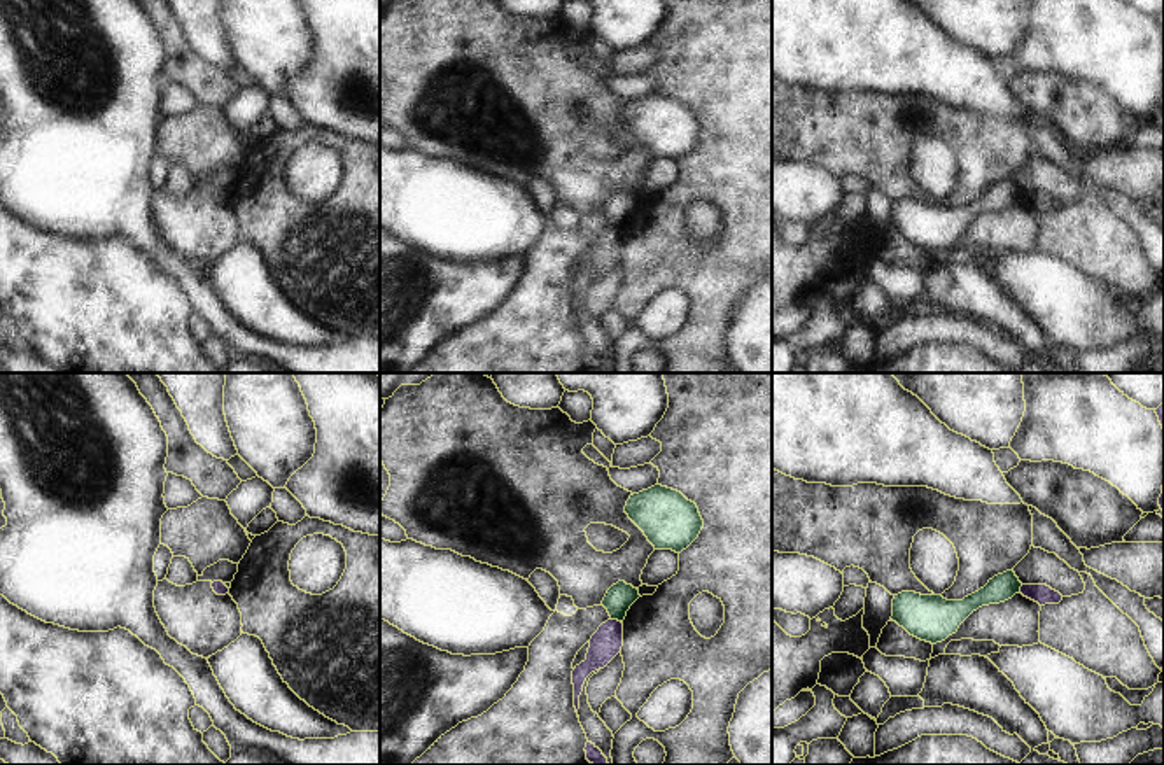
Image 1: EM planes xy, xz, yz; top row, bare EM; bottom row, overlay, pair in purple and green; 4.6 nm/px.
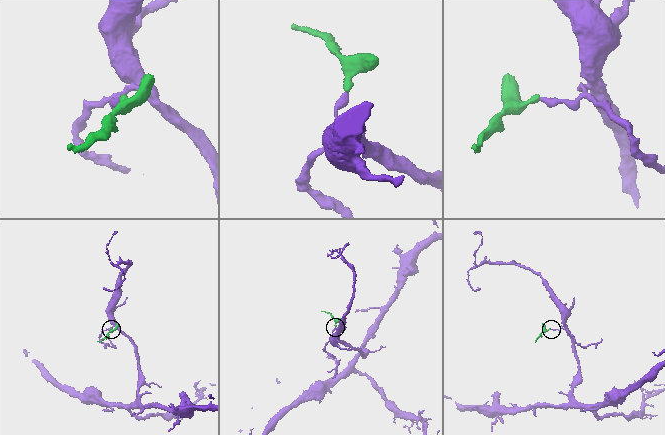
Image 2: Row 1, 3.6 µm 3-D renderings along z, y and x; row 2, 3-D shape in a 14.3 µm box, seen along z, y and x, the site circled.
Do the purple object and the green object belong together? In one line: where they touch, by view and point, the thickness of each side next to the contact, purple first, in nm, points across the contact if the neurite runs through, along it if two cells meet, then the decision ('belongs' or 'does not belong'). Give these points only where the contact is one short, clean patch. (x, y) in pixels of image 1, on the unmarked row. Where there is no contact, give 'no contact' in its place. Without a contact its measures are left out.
contact xz (617, 228); calibres 150 and 130 nm; border xz (611, 226), (620, 230); does not belong

